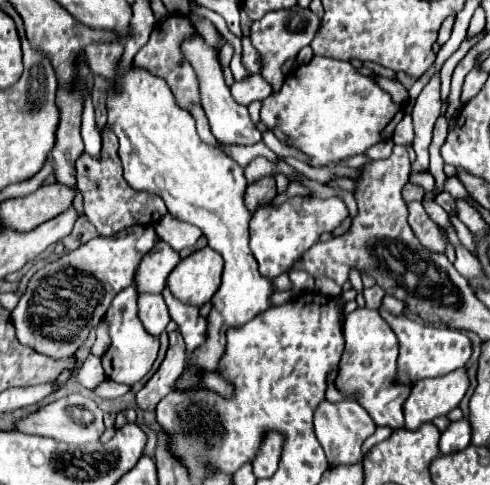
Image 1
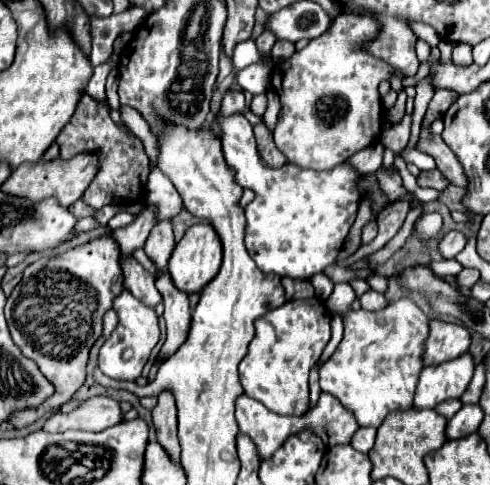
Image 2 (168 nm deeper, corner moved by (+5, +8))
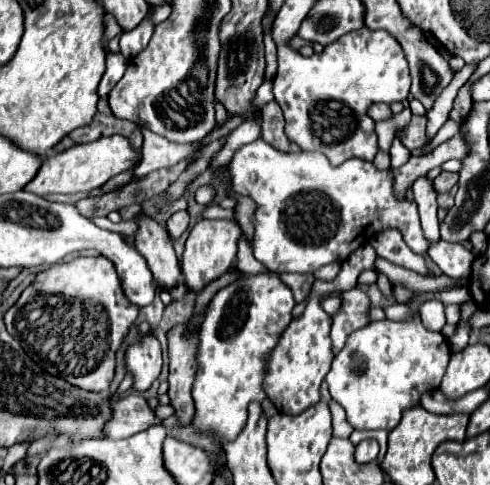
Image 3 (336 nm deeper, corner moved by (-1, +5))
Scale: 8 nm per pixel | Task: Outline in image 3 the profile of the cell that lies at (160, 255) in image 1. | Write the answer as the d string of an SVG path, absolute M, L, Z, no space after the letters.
M177 211L177 213L173 213L173 215L167 219L167 223L165 223L165 229L167 229L167 233L169 233L171 239L181 237L187 227L189 227L189 215L187 215L187 211Z

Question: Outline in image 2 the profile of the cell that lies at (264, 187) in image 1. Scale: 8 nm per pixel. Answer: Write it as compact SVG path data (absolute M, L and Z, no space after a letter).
M261 122L261 124L255 126L255 138L257 138L259 154L261 154L261 158L263 158L269 166L279 168L279 166L283 166L283 164L287 162L285 156L283 156L283 152L277 150L277 146L275 146L275 142L273 142L273 134L271 134L269 128L265 126L265 122Z

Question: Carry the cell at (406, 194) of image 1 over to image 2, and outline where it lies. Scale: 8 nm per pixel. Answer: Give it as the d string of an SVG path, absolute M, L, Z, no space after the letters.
M435 168L429 172L421 172L421 176L417 178L417 184L421 188L435 188L435 190L445 190L449 186L449 180L445 180L445 176Z

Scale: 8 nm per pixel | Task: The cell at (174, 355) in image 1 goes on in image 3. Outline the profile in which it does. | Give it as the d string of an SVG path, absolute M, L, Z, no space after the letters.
M143 223L143 231L135 235L135 247L147 259L159 289L171 291L179 285L179 279L183 279L179 259L161 223Z

